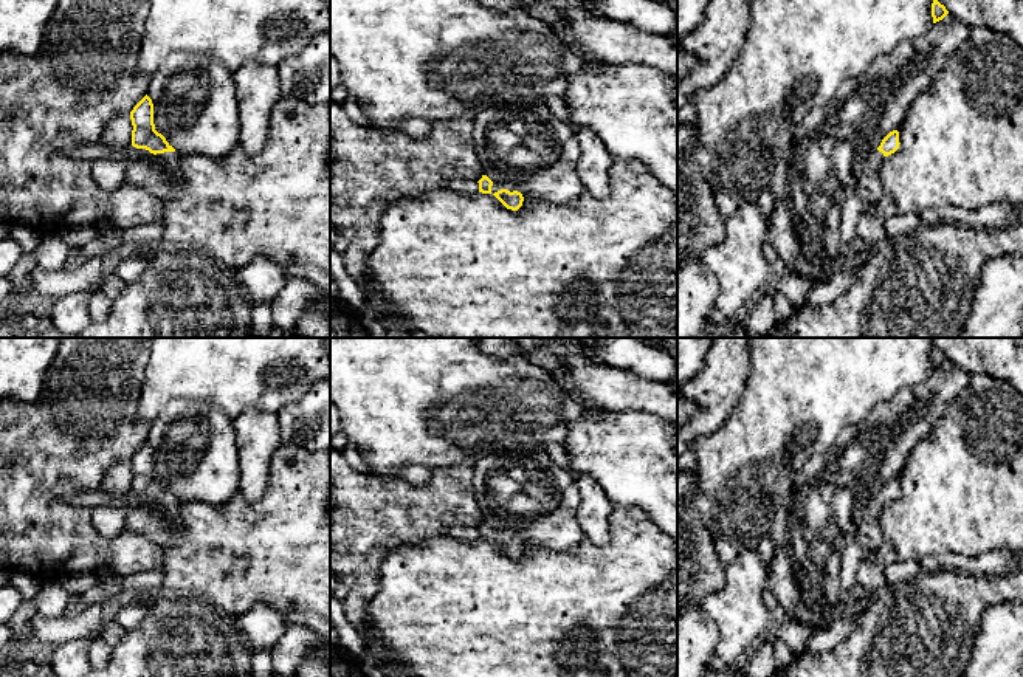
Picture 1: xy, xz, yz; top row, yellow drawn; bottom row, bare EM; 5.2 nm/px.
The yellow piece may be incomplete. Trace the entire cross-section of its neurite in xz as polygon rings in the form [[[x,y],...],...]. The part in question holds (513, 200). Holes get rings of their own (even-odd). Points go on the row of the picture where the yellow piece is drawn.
[[[487,175],[476,181],[479,183],[479,192],[493,194],[507,209],[518,211],[522,206],[524,197],[516,186],[491,181]]]

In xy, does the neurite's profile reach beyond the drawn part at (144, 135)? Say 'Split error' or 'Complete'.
Split error

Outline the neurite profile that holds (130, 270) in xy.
[[[140,253],[116,265],[113,270],[126,284],[135,282],[141,277],[146,270],[146,256]]]

